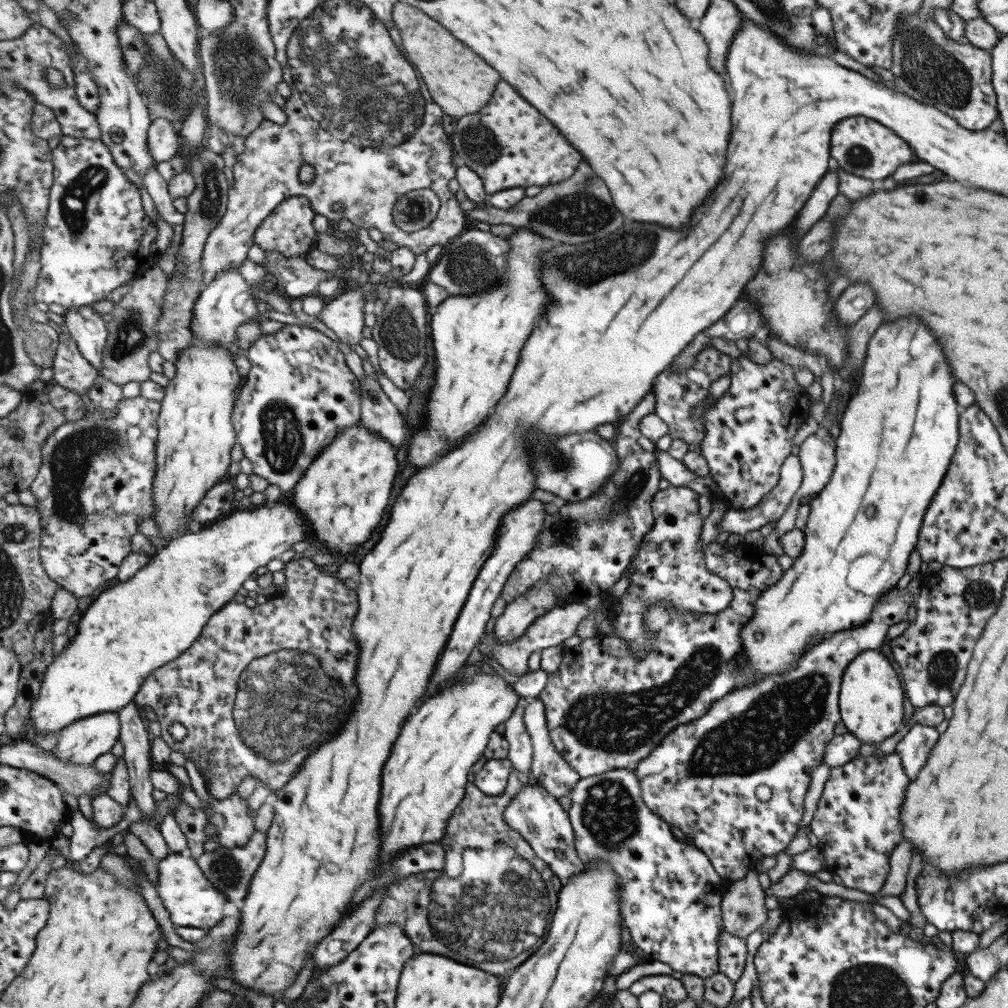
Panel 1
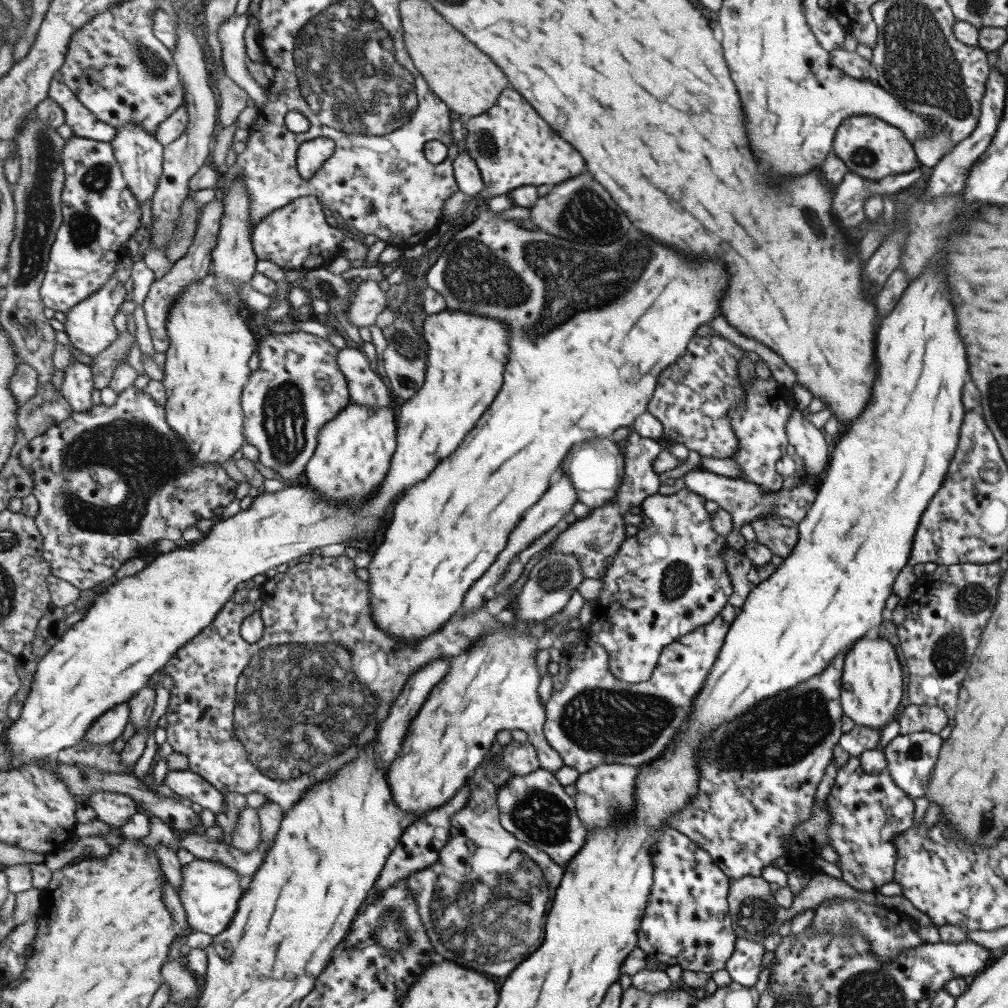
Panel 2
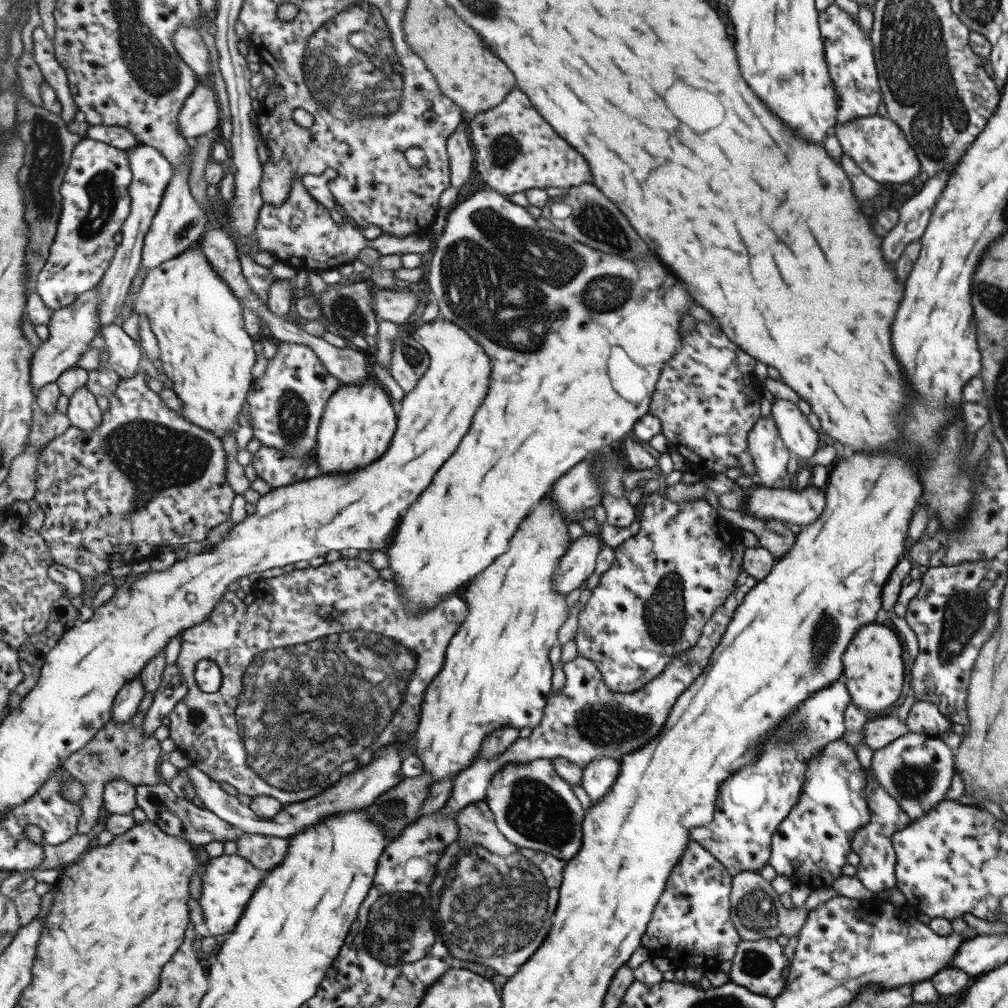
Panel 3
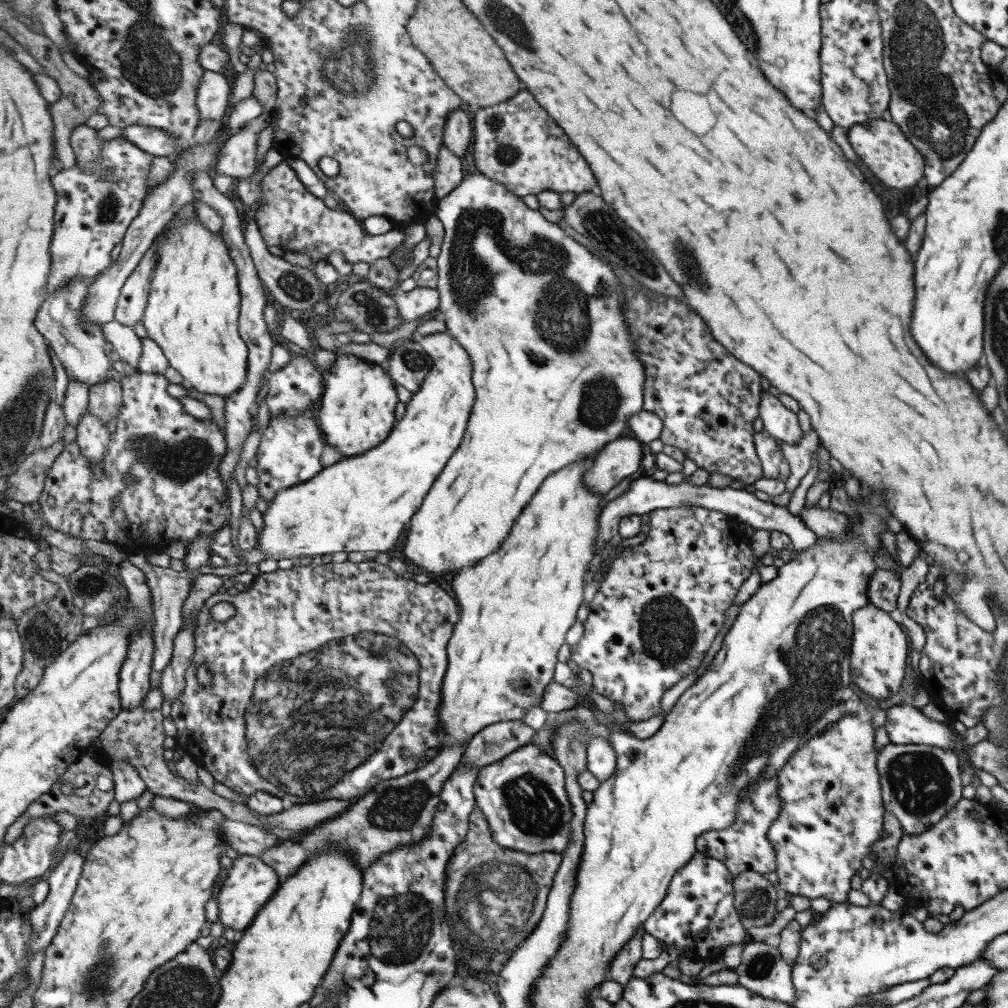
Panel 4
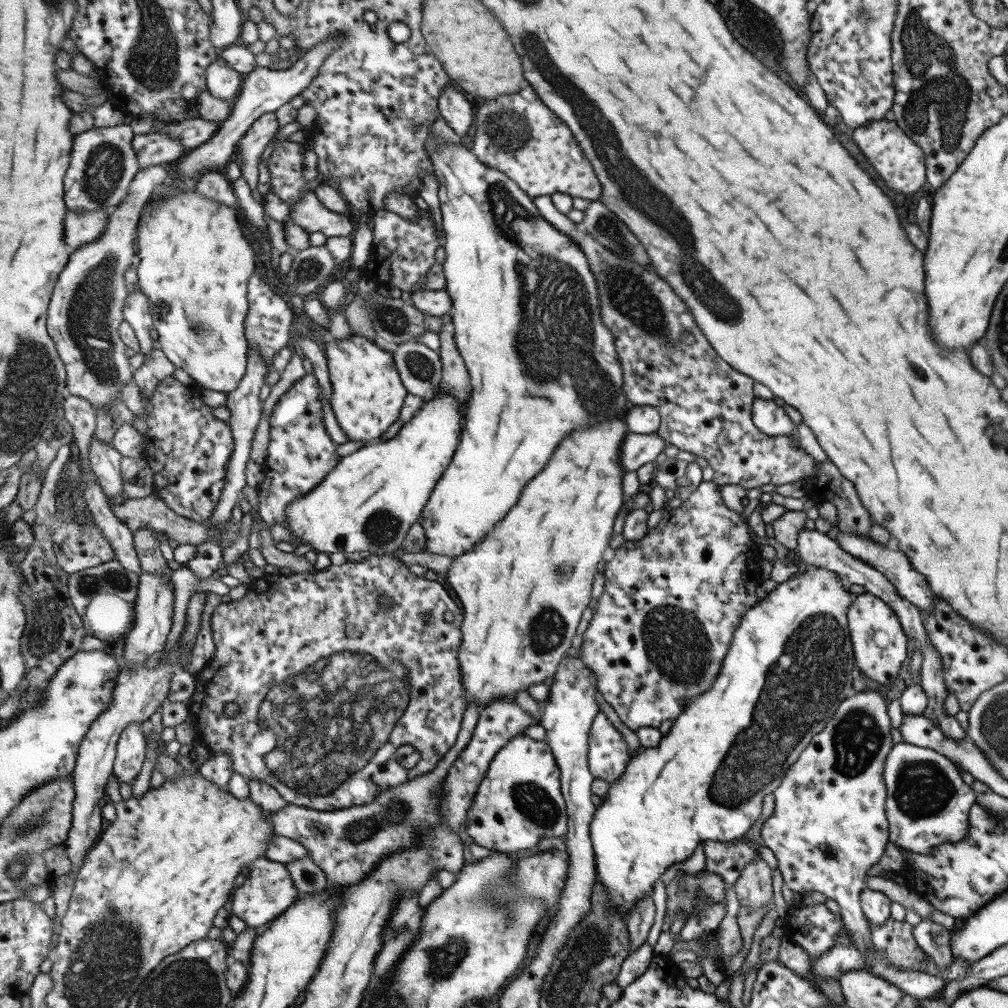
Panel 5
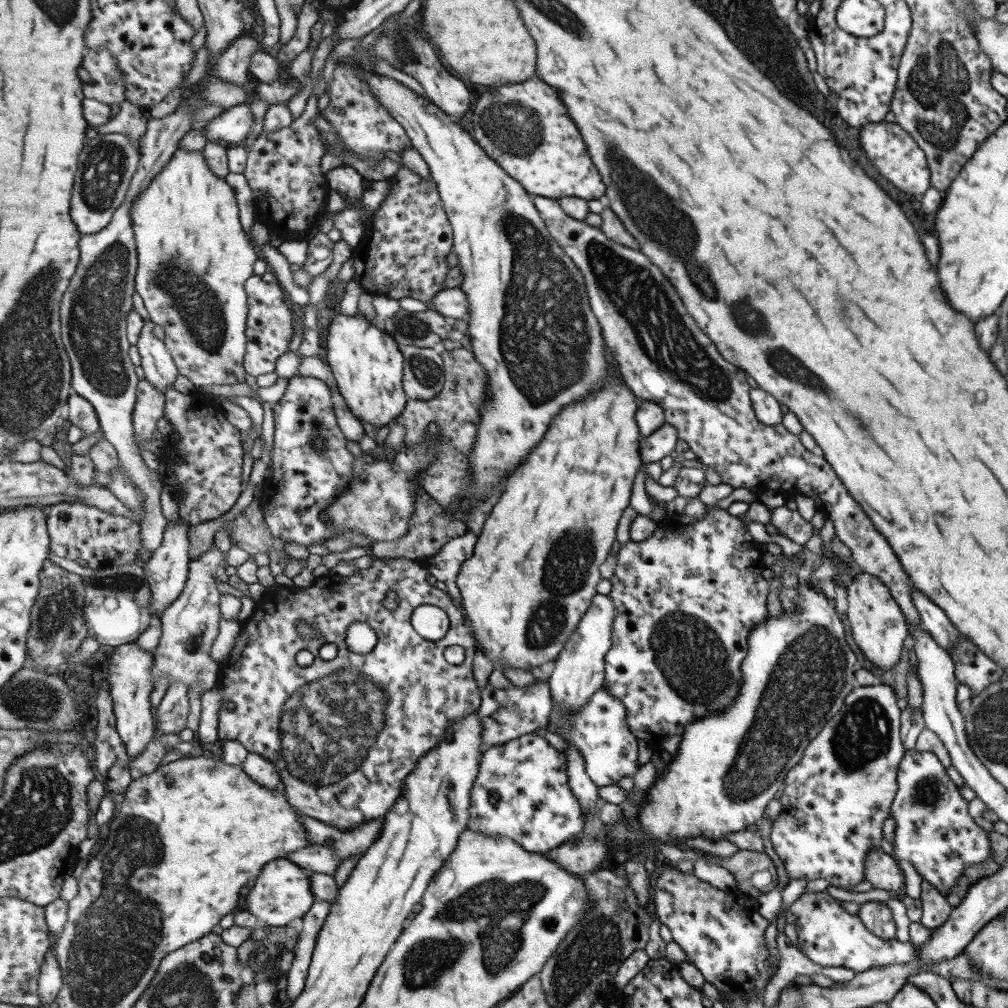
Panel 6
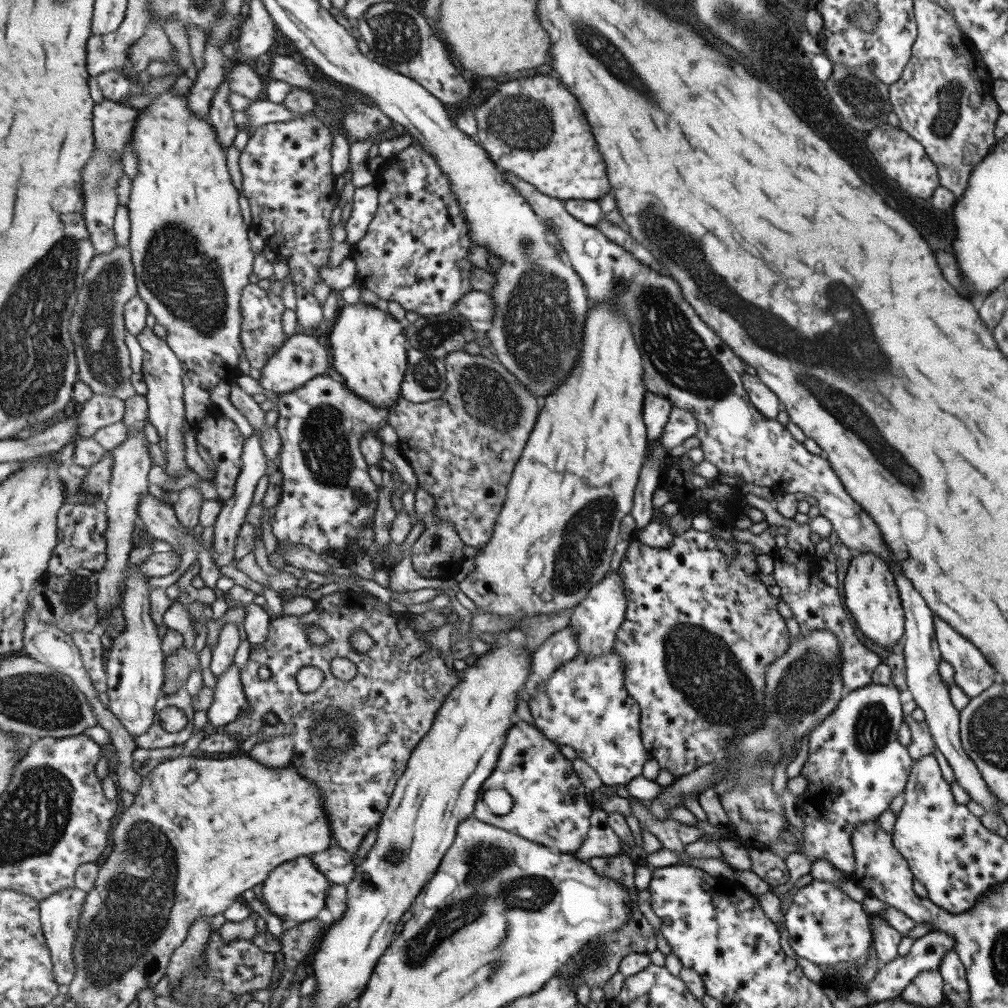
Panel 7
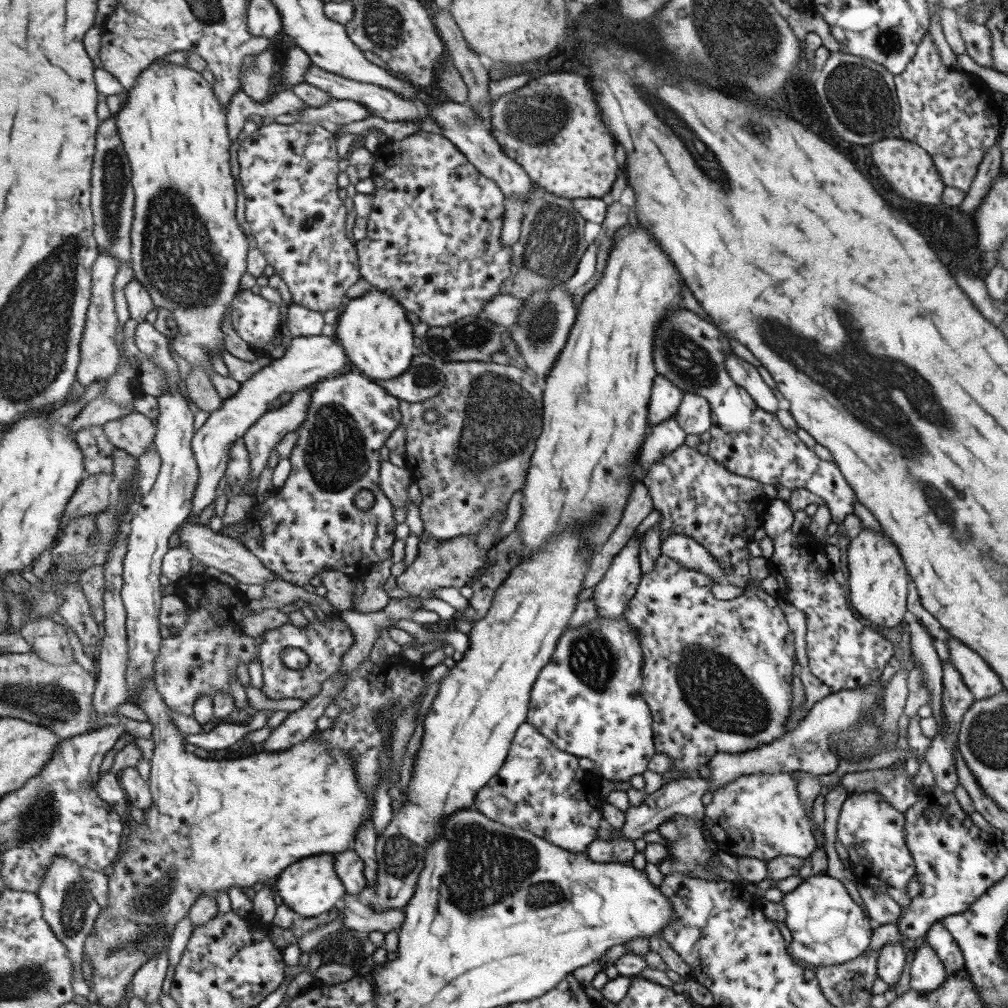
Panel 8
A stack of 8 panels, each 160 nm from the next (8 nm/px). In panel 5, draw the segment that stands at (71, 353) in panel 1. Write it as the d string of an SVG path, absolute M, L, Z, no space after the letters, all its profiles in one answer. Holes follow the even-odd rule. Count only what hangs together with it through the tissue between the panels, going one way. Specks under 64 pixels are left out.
M95 435L89 451L92 469L98 476L98 482L111 498L122 495L124 492L124 482L122 479L123 454L116 450L111 443L101 441Z

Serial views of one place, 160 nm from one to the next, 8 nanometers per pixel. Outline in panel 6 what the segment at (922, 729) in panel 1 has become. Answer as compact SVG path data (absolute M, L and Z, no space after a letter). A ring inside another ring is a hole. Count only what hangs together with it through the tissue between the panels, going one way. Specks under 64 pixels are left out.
M906 749L896 768L897 788L888 812L894 822L893 854L908 860L922 880L942 895L952 887L964 868L991 857L987 831L971 820L967 801L947 777L945 769L932 752Z

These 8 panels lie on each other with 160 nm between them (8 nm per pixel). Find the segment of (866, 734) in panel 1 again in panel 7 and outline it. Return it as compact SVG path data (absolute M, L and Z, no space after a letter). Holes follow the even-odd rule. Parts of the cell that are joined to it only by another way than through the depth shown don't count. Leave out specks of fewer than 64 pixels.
M870 552L853 553L843 582L843 602L855 622L856 630L874 645L893 647L902 637L904 615L895 579L888 566L878 556Z

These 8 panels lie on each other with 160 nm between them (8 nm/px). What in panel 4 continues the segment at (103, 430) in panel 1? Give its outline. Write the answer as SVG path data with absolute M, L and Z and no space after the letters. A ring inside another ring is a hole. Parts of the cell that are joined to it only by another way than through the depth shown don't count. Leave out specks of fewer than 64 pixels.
M135 368L132 373L123 375L121 382L124 392L121 412L104 459L91 464L90 458L83 454L77 440L74 440L53 463L39 500L47 524L76 538L120 545L125 555L142 552L131 540L131 530L136 527L155 548L160 540L165 543L191 542L208 532L229 526L233 516L226 482L220 470L228 453L226 433L212 419L200 419L185 412L180 398L170 395L168 387L171 384L163 374L146 373ZM128 474L136 478L130 485L126 480Z

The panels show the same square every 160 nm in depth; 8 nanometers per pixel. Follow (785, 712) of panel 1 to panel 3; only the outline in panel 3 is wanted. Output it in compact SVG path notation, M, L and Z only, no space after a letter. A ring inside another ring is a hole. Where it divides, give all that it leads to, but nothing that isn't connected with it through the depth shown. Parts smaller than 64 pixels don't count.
M839 679L812 692L762 740L755 763L738 768L719 783L712 821L690 828L689 838L715 857L732 877L740 872L757 873L768 864L771 835L797 802L808 760L841 737L845 731L843 713L849 703L849 693Z

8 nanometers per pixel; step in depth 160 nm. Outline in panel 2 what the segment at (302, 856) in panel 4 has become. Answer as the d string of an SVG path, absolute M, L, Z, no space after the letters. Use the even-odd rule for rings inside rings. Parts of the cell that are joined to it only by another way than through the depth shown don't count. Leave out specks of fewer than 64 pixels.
M246 807L241 811L238 823L232 834L233 846L245 854L262 843L262 824L258 808Z

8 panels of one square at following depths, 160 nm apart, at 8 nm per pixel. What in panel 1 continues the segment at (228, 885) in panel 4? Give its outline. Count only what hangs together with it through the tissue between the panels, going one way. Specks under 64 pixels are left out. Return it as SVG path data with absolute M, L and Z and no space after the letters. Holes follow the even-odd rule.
M169 853L167 858L160 860L158 864L158 896L166 910L170 913L173 925L179 927L211 928L217 926L223 920L225 904L228 898L224 892L214 887L214 884L206 877L206 873L198 865L198 860L185 854Z

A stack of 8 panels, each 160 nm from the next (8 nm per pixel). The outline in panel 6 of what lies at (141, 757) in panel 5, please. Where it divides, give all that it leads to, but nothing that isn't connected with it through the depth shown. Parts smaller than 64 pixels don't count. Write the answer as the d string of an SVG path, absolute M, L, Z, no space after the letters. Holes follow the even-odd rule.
M135 643L115 648L109 665L109 692L114 700L114 712L117 718L117 727L123 744L131 759L146 751L155 739L155 717L151 712L151 693L155 688L152 680L152 666L155 655L144 652Z

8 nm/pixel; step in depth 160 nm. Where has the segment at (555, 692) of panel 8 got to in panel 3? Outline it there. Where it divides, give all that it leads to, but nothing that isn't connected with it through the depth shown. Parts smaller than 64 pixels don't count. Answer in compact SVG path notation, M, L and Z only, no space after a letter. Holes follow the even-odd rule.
M602 756L587 763L582 769L581 785L593 805L611 791L620 772L620 762L609 756Z

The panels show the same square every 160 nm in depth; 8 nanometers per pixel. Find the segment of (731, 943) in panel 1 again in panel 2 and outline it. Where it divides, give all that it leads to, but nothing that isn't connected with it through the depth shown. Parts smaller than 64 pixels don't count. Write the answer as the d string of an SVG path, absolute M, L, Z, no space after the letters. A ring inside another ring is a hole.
M745 937L734 940L731 956L725 961L724 969L733 982L744 987L753 987L761 968L763 950L761 942L755 942Z

